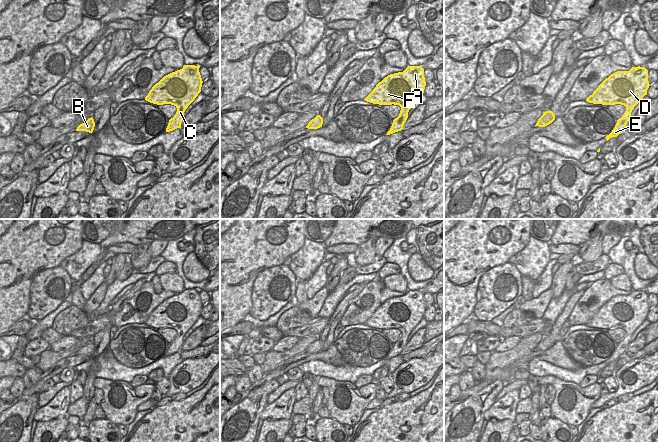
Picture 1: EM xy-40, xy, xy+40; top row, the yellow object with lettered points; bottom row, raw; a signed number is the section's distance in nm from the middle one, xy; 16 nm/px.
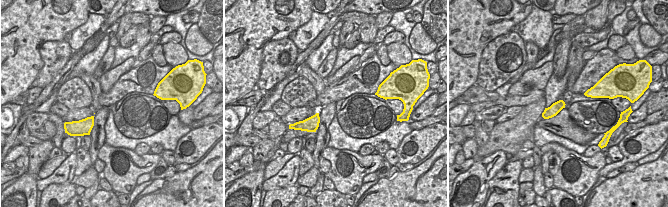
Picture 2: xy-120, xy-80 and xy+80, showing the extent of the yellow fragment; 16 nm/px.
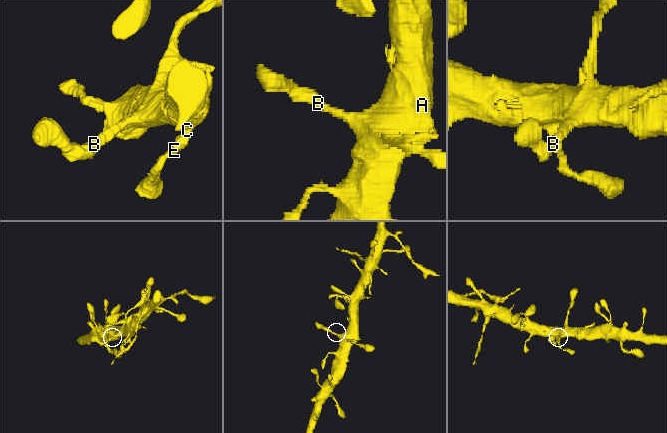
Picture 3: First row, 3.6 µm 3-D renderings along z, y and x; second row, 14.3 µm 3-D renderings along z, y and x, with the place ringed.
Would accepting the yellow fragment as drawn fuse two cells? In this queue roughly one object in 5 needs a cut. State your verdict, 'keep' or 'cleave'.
cleave

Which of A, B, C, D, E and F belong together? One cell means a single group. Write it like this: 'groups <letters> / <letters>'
groups A C D E F / B

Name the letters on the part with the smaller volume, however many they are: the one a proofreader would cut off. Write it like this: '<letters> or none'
B

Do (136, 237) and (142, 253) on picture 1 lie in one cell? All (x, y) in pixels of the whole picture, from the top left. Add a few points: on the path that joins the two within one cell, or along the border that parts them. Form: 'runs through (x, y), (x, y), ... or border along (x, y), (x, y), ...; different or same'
border along (149, 243), (139, 243), (136, 245); different

